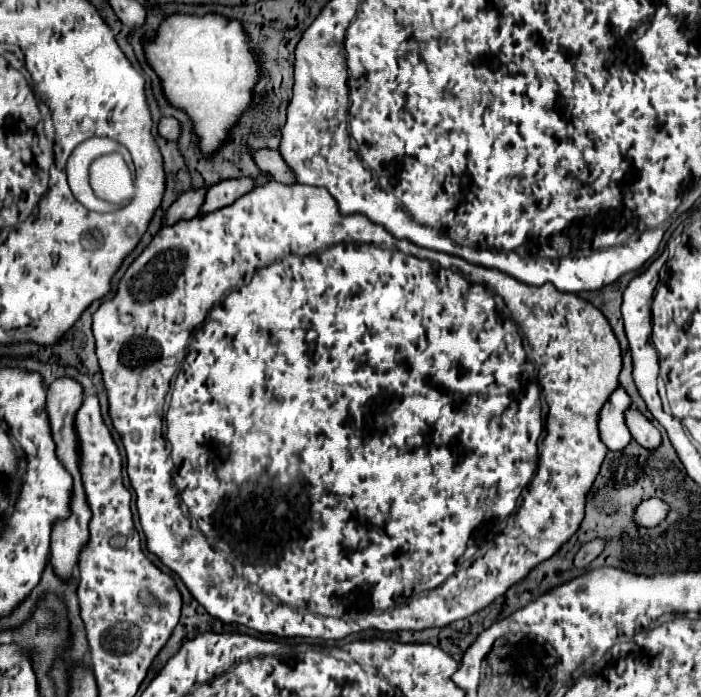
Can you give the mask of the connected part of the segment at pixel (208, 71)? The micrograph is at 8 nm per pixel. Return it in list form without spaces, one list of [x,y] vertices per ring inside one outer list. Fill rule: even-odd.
[[[206,14],[206,16],[168,16],[154,42],[146,44],[146,56],[152,68],[158,72],[164,92],[168,100],[176,106],[188,112],[188,116],[194,120],[194,132],[202,138],[200,150],[204,154],[212,154],[224,144],[228,130],[238,122],[240,114],[248,108],[254,84],[258,80],[258,66],[254,64],[254,56],[250,56],[246,34],[236,20],[228,20],[218,14]]]

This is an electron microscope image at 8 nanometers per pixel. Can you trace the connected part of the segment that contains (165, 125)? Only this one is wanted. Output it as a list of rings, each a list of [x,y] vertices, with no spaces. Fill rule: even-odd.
[[[162,118],[160,124],[158,124],[158,132],[166,140],[178,140],[180,132],[182,132],[182,126],[176,118]]]

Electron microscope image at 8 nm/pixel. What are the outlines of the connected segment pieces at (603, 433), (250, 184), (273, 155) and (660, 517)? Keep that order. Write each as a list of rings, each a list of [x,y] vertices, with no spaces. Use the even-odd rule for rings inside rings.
[[[618,388],[600,412],[600,422],[598,422],[600,438],[606,446],[610,446],[610,450],[624,450],[632,440],[632,434],[624,418],[630,406],[632,406],[630,396],[626,394],[624,388]]]
[[[232,178],[232,180],[222,180],[222,182],[214,184],[206,194],[202,214],[208,214],[208,212],[214,212],[228,204],[234,204],[240,196],[244,196],[252,188],[256,188],[256,182],[252,178]]]
[[[254,150],[254,162],[260,170],[270,172],[274,180],[284,184],[294,184],[294,174],[286,166],[278,150]]]
[[[648,498],[644,500],[632,514],[632,522],[640,528],[656,528],[666,520],[670,512],[670,504],[662,498]]]

